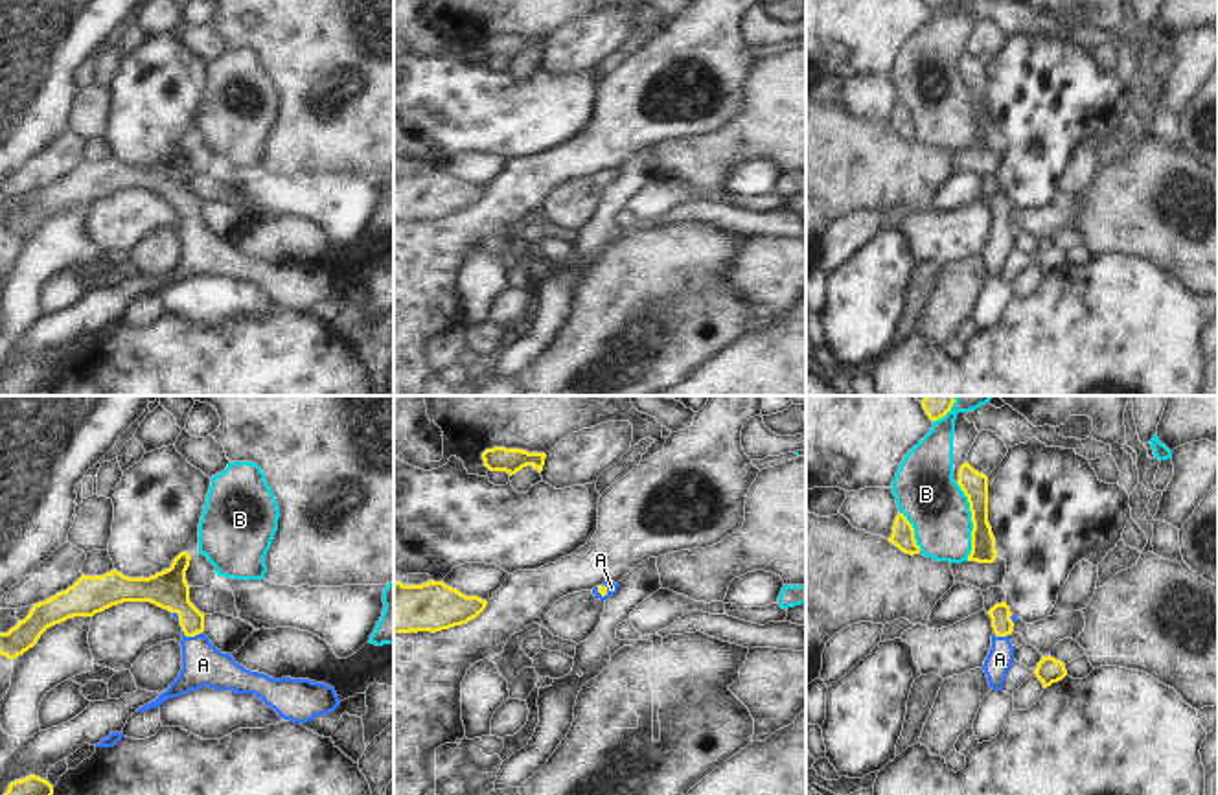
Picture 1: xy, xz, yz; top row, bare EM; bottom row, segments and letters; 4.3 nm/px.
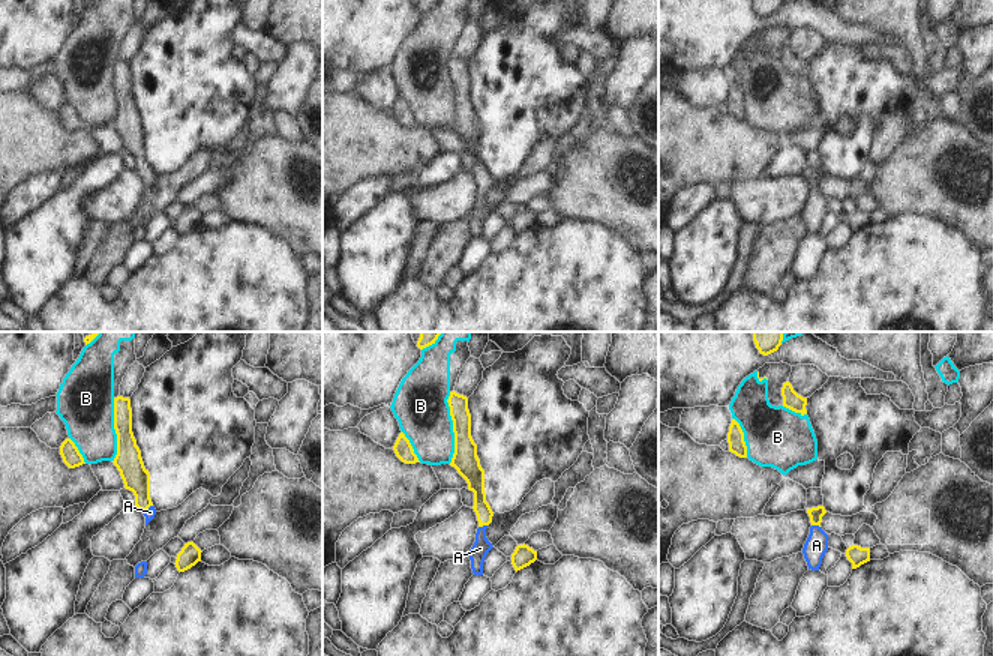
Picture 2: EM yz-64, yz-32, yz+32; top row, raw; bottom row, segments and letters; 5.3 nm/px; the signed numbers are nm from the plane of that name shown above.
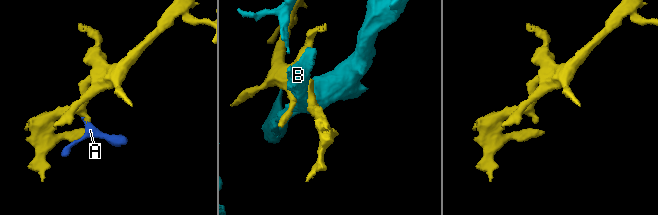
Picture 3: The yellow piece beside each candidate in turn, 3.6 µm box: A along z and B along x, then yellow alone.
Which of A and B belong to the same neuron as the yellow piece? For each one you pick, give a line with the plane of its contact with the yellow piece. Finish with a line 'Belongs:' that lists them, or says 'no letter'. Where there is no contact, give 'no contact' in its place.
A: xy
Belongs: A

